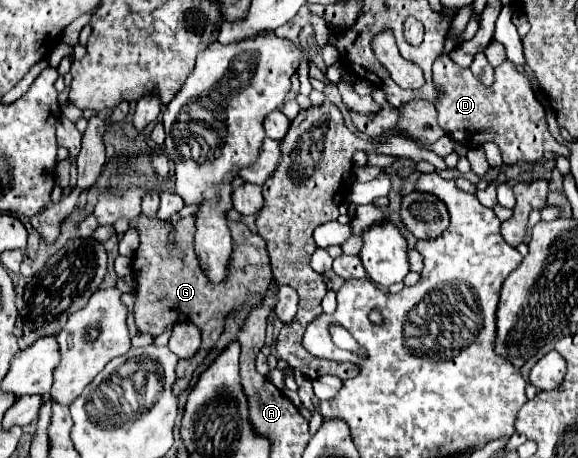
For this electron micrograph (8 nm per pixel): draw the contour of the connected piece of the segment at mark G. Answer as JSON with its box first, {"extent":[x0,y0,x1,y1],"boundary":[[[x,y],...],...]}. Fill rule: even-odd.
{"extent":[130,215,272,395],"boundary":[[[144,215],[136,217],[130,221],[130,227],[138,229],[140,233],[140,247],[132,259],[132,269],[136,275],[136,283],[138,283],[138,299],[134,305],[134,317],[136,317],[136,325],[140,329],[140,333],[150,333],[150,335],[160,335],[166,327],[178,323],[178,321],[194,321],[194,325],[202,331],[202,347],[200,351],[192,357],[192,359],[182,359],[178,363],[178,379],[174,385],[174,393],[180,395],[184,389],[188,389],[188,383],[192,379],[192,373],[198,369],[198,365],[204,363],[204,359],[208,357],[208,353],[212,351],[212,347],[216,345],[216,341],[220,339],[222,331],[224,331],[224,319],[238,307],[246,305],[252,299],[262,299],[266,289],[270,287],[272,281],[272,269],[270,269],[270,257],[266,251],[266,243],[262,241],[262,237],[254,235],[244,223],[236,223],[230,221],[230,229],[232,229],[232,239],[236,241],[234,245],[234,255],[232,255],[232,263],[230,263],[230,271],[228,271],[228,279],[218,283],[218,285],[210,285],[202,267],[198,265],[198,259],[194,255],[194,217],[184,217],[178,219],[174,225],[170,225],[168,221],[152,221],[146,219]],[[176,229],[176,245],[172,251],[166,249],[166,241],[168,241],[168,233]]]}

